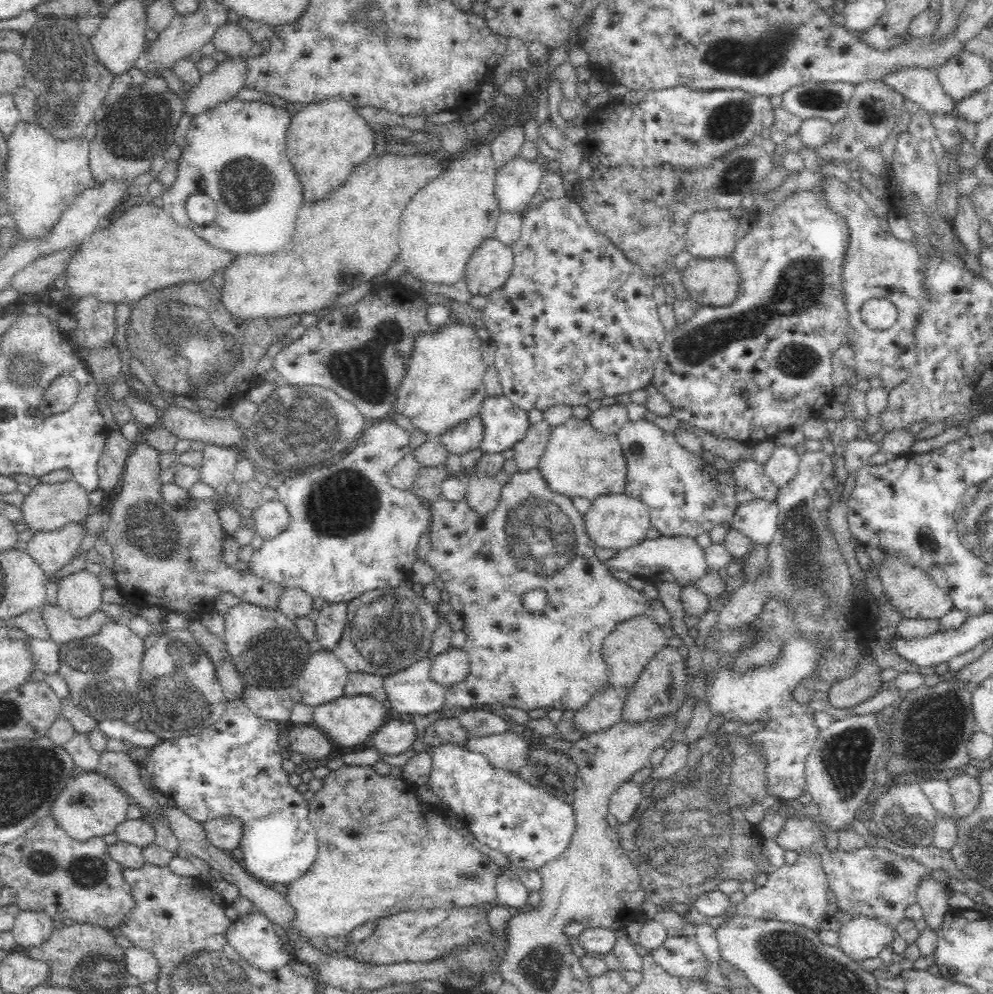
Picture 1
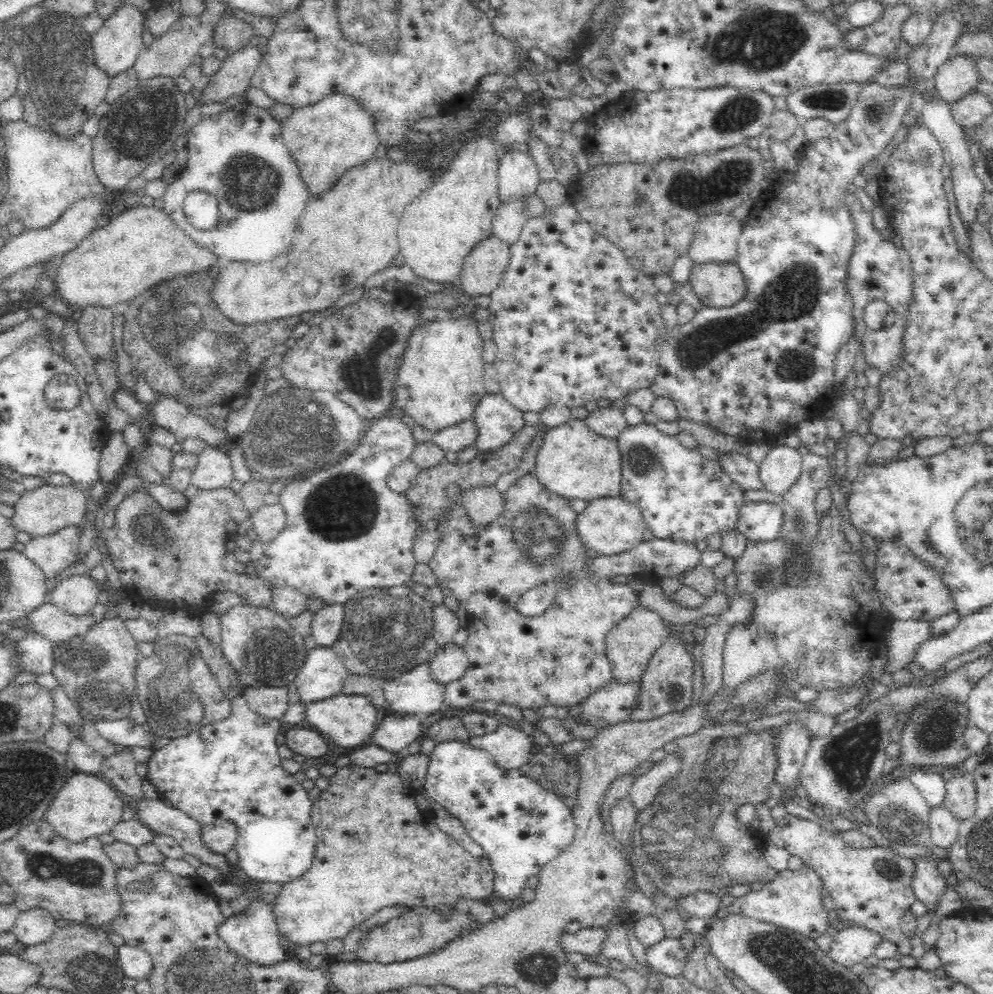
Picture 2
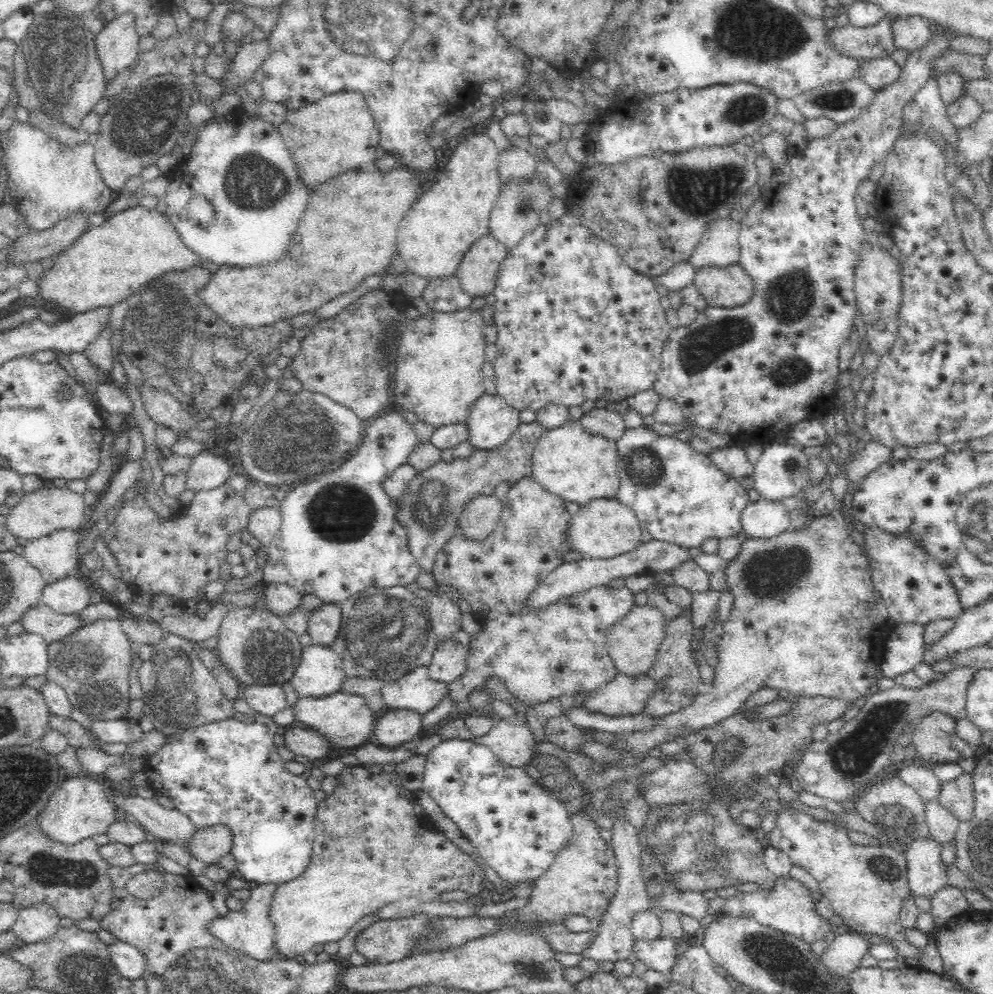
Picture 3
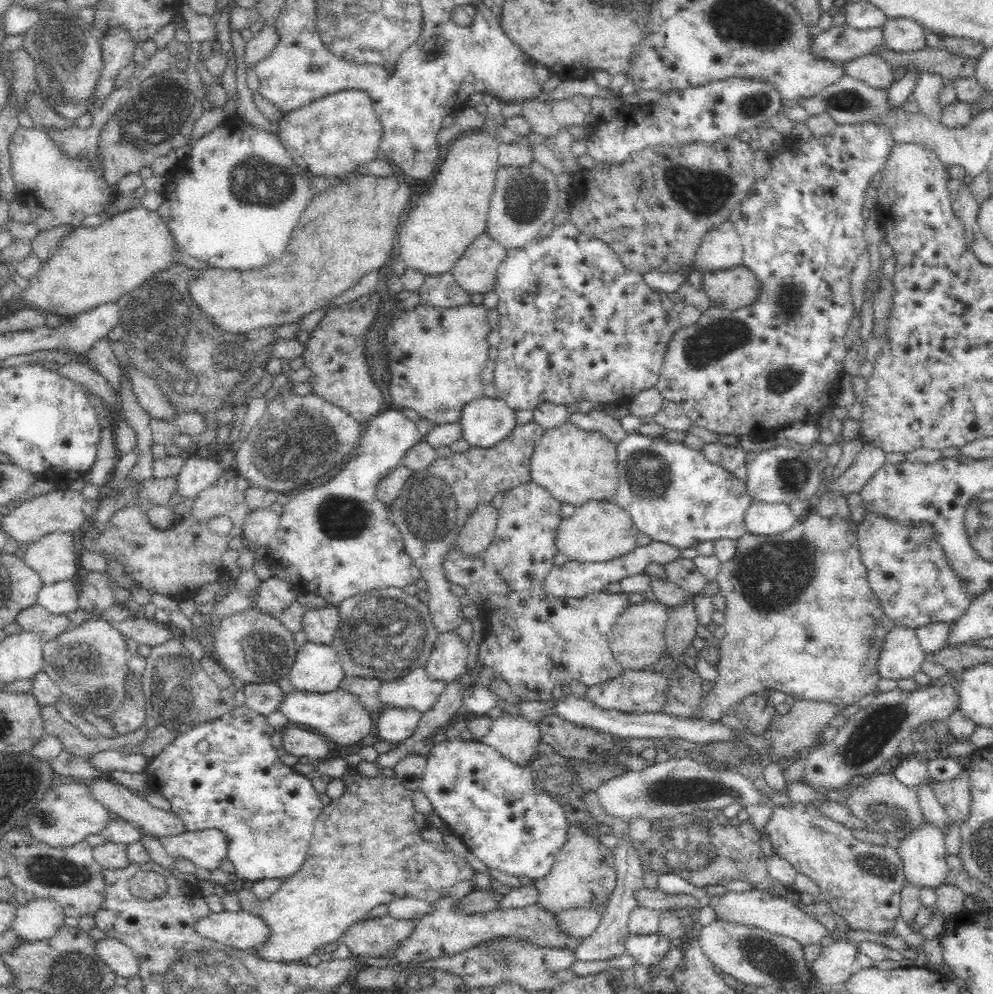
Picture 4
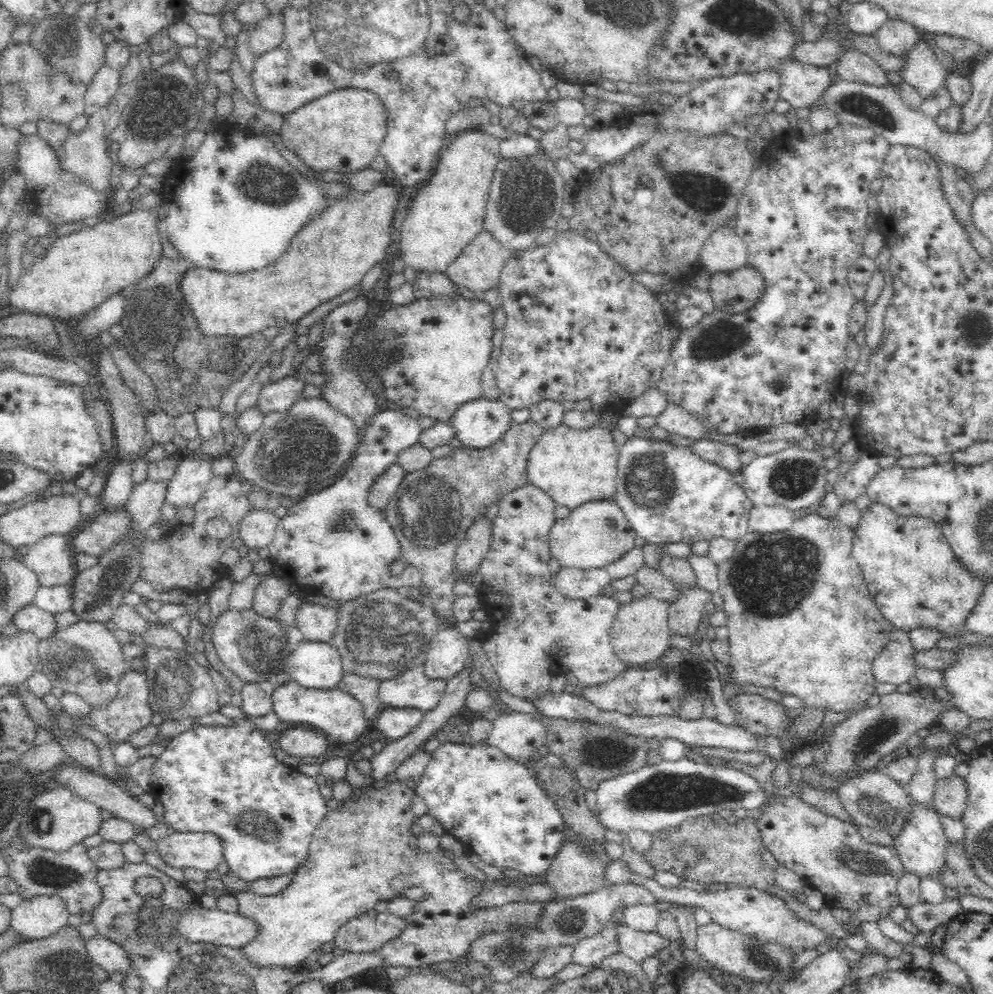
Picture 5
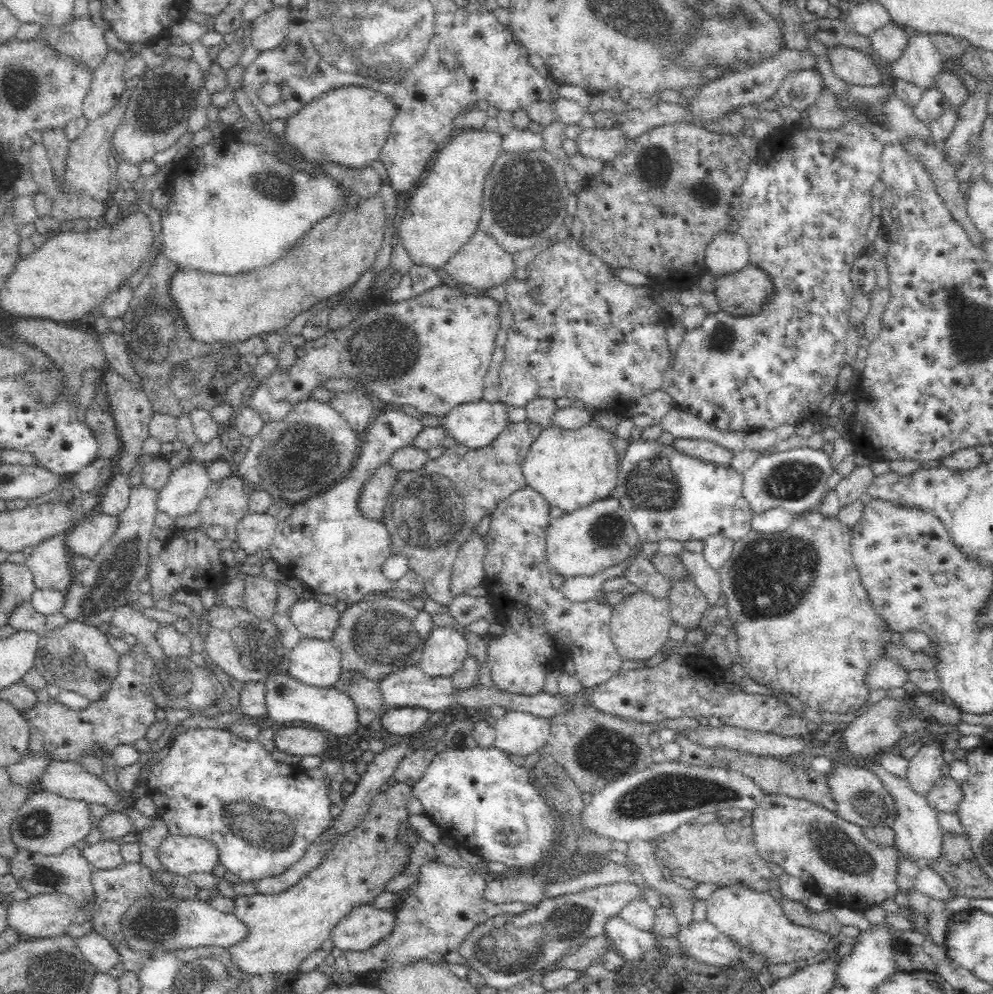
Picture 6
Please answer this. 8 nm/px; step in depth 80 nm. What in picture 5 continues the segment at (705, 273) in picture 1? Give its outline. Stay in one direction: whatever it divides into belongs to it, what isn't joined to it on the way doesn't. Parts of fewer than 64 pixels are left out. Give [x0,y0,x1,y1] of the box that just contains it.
[709,265,766,314]

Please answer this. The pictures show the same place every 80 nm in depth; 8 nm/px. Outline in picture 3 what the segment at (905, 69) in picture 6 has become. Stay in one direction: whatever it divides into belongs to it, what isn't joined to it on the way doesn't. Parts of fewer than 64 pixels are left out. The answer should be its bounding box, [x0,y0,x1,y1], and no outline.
[913,76,957,150]

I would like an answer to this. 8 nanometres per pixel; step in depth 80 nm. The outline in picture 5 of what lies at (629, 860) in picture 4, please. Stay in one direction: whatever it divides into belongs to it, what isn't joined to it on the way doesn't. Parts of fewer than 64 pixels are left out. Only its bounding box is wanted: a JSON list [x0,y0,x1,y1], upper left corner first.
[572,909,623,966]

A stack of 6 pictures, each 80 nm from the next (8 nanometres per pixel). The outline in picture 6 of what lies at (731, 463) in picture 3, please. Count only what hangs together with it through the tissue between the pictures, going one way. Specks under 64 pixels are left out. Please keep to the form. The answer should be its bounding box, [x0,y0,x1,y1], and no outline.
[672,437,734,466]

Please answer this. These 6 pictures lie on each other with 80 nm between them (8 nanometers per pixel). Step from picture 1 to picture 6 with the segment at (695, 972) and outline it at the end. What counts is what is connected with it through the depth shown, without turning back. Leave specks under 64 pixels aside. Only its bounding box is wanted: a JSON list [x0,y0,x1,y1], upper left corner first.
[603,915,656,962]

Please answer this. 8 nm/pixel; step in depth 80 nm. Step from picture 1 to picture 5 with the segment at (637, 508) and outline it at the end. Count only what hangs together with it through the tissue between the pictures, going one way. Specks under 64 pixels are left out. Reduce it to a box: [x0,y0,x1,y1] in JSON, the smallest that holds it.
[549,499,637,570]

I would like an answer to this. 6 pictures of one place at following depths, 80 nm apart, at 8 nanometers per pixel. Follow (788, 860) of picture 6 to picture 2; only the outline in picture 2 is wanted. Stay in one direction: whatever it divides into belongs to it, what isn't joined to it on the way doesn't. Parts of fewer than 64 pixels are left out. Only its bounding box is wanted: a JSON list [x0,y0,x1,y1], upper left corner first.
[768,813,915,958]

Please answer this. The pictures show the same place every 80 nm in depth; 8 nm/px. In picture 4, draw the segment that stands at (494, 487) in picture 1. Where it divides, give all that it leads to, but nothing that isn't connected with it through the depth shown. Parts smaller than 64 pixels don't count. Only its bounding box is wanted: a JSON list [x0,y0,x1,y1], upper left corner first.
[457,503,499,558]

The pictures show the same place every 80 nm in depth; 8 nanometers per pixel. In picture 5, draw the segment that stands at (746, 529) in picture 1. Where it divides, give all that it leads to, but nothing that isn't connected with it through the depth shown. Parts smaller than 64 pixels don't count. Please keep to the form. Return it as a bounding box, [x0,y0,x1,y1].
[749,506,794,534]

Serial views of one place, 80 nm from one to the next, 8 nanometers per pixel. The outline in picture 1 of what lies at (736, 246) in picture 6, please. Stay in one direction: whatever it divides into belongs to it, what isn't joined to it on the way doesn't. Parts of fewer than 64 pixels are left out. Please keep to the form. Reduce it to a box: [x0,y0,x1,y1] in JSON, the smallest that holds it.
[686,210,738,259]

